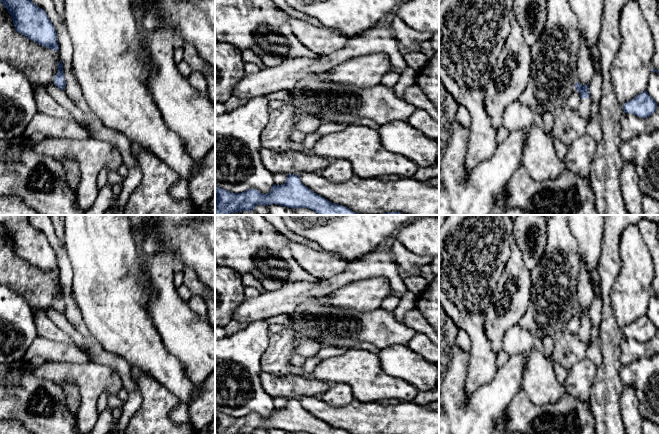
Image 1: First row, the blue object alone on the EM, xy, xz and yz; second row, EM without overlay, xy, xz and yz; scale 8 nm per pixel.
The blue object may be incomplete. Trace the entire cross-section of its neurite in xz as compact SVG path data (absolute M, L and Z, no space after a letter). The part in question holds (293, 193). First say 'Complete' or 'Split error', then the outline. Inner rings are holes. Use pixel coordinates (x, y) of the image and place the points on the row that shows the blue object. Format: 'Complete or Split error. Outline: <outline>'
Complete. Outline: M287 174L282 185L273 184L267 194L256 189L233 193L215 186L215 215L232 215L235 212L254 211L257 205L276 204L292 209L308 208L318 215L407 215L400 212L359 214L349 208L334 204L305 186L299 175Z

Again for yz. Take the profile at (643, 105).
Complete. Outline: M644 91L626 102L622 107L625 113L648 118L656 111L657 103L647 91Z

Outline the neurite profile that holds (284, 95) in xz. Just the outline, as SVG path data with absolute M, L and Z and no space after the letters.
M279 90L270 94L265 95L265 97L271 100L281 100L285 104L291 101L290 91L289 90Z

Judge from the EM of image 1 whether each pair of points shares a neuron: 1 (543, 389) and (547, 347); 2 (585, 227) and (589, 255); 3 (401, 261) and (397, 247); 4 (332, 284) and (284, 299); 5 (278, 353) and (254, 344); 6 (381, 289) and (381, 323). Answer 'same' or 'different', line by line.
1: different
2: same
3: same
4: same
5: different
6: different

